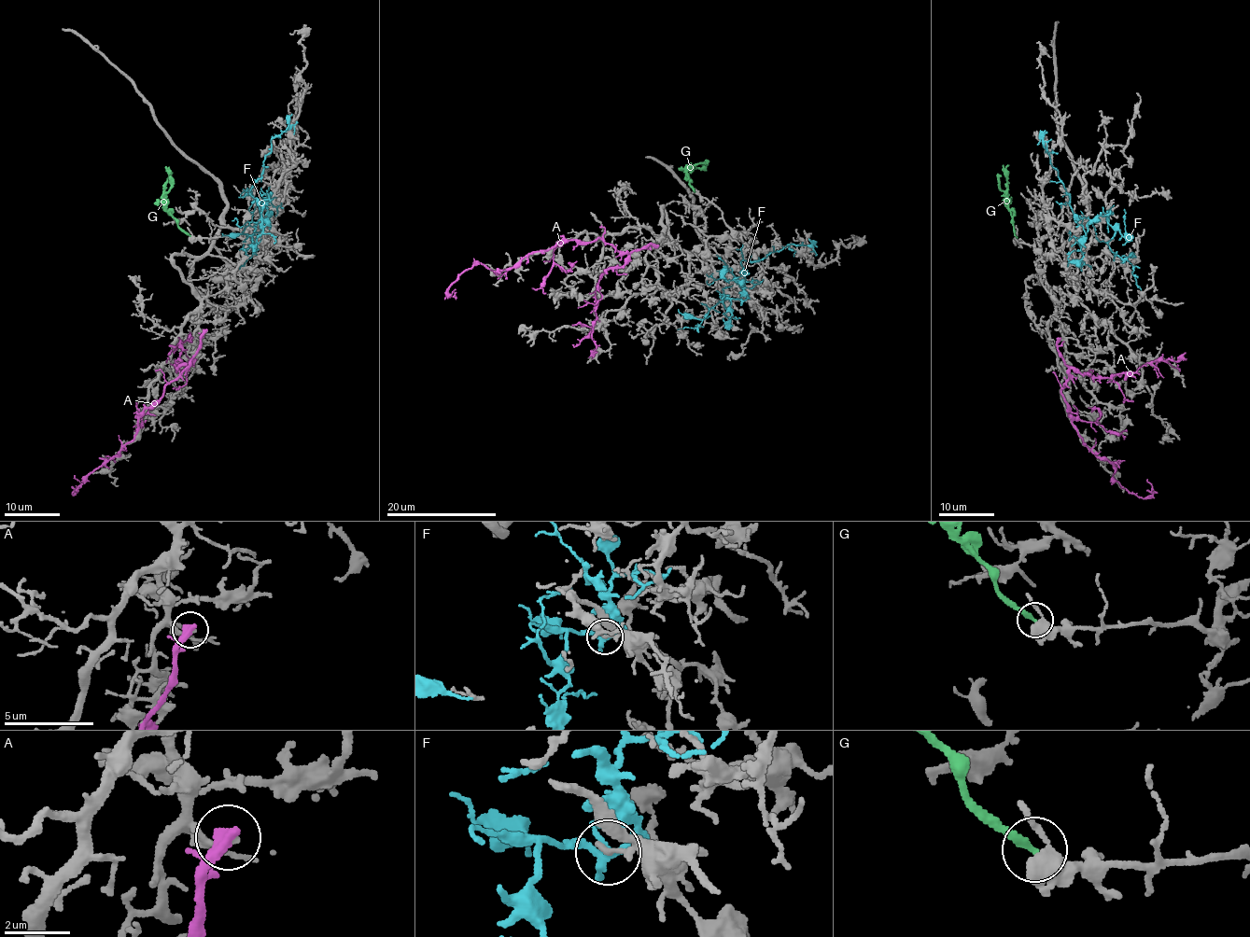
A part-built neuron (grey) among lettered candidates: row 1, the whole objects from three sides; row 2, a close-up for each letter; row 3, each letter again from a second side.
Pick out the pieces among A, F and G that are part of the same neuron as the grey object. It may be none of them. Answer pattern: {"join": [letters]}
{"join": []}

